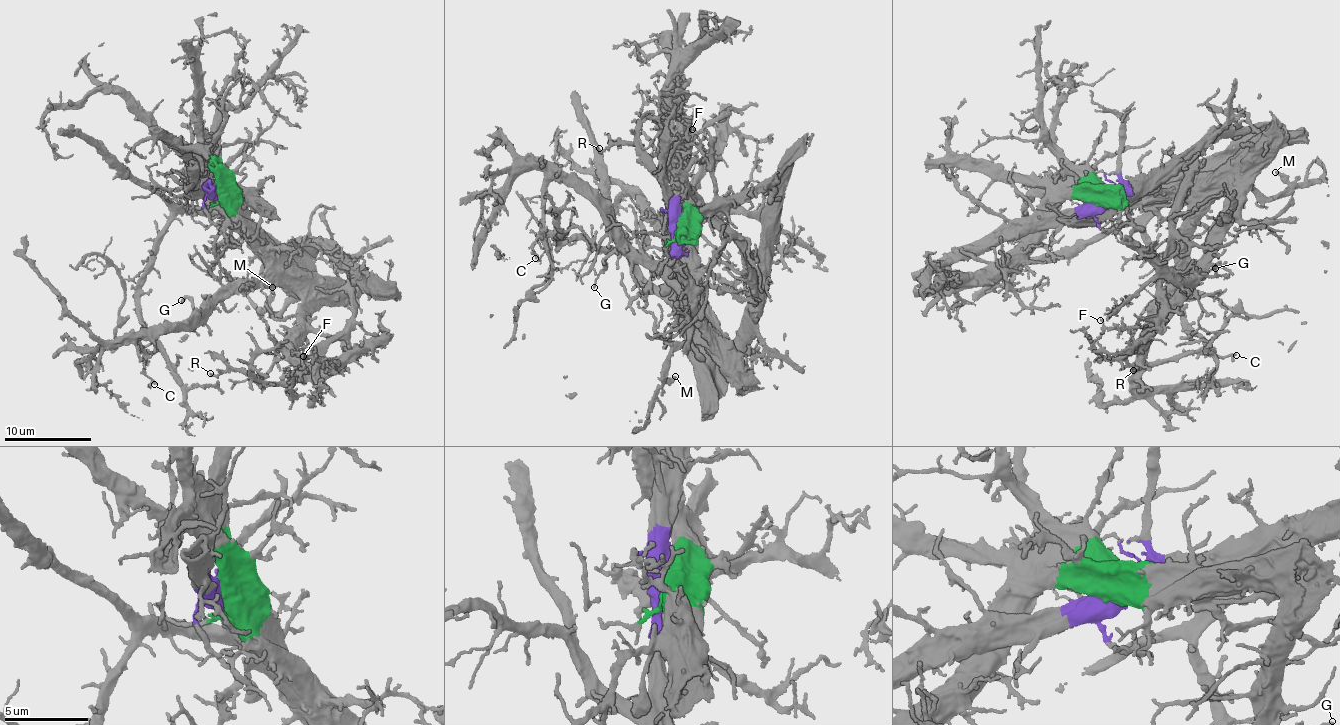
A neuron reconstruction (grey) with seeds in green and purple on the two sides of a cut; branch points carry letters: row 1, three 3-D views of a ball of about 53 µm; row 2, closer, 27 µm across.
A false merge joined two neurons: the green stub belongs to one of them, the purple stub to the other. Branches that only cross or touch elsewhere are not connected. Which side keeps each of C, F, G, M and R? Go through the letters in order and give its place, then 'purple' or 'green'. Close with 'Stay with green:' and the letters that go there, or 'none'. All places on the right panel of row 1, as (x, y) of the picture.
C: place (1236, 355); green
F: place (1100, 320); green
G: place (1215, 268); green
M: place (1275, 172); green
R: place (1133, 370); green
Stay with green: C, F, G, M, R

